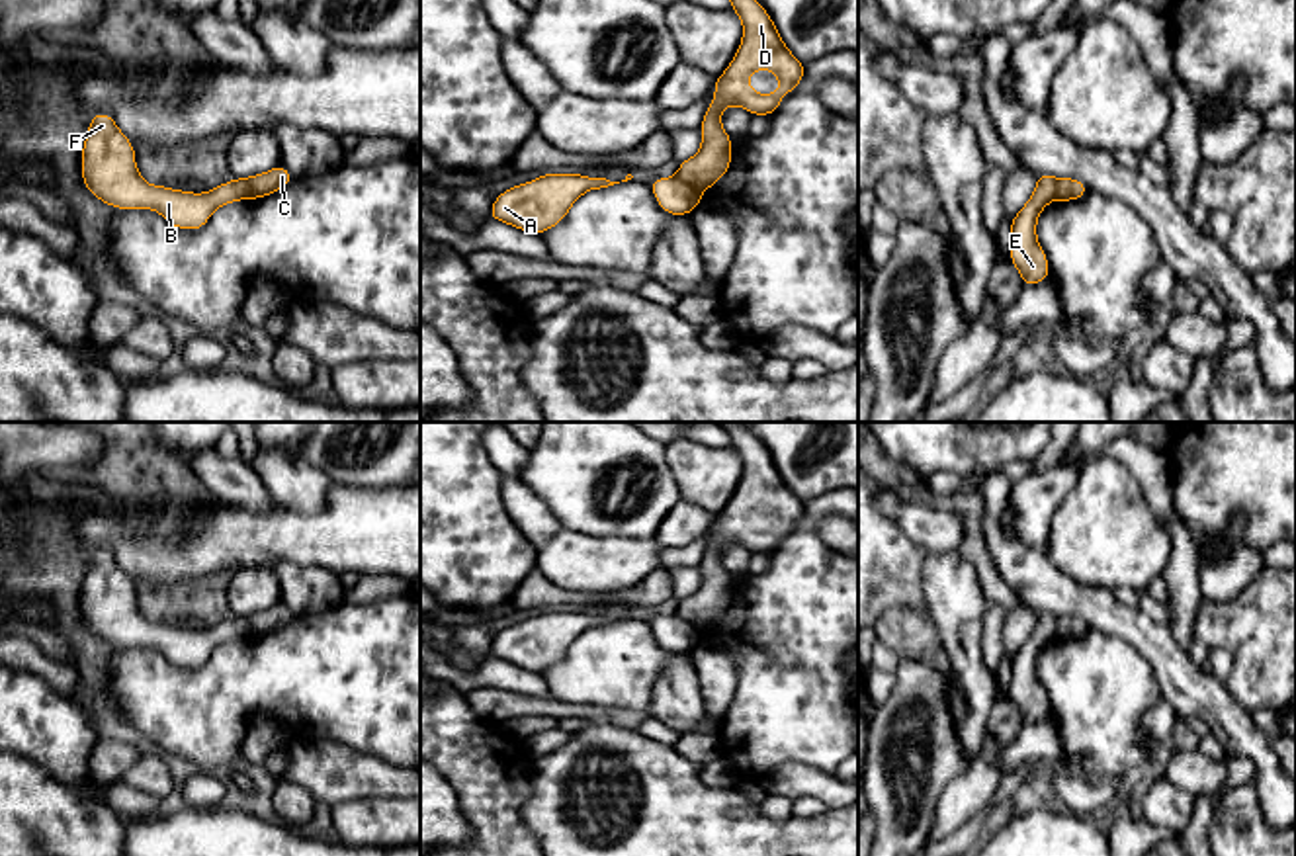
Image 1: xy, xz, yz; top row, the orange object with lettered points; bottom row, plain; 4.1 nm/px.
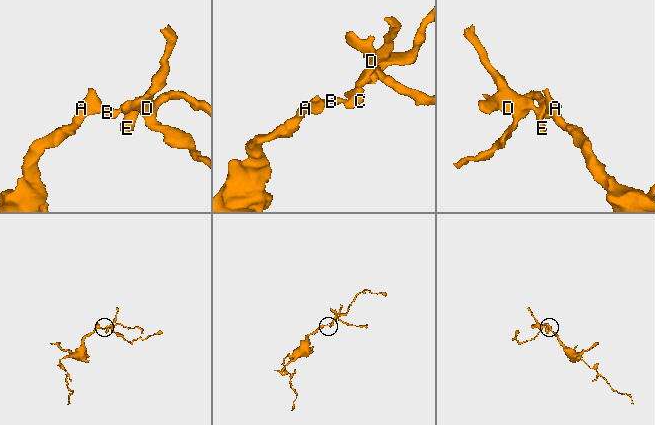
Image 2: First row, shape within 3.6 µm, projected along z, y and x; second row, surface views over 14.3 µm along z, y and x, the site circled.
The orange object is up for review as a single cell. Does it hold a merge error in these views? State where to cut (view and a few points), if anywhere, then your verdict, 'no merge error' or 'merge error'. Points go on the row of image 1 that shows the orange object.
cut xz (677, 174), (700, 192); merge error

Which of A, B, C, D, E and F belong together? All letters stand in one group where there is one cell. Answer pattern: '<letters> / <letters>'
A B F / C D E

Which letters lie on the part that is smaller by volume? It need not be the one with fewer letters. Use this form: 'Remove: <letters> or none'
Remove: C, D, E

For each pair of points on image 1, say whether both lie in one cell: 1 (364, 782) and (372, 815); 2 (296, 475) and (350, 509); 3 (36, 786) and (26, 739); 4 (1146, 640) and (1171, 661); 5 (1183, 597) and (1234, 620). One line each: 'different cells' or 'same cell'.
1: different cells
2: different cells
3: different cells
4: same cell
5: different cells

